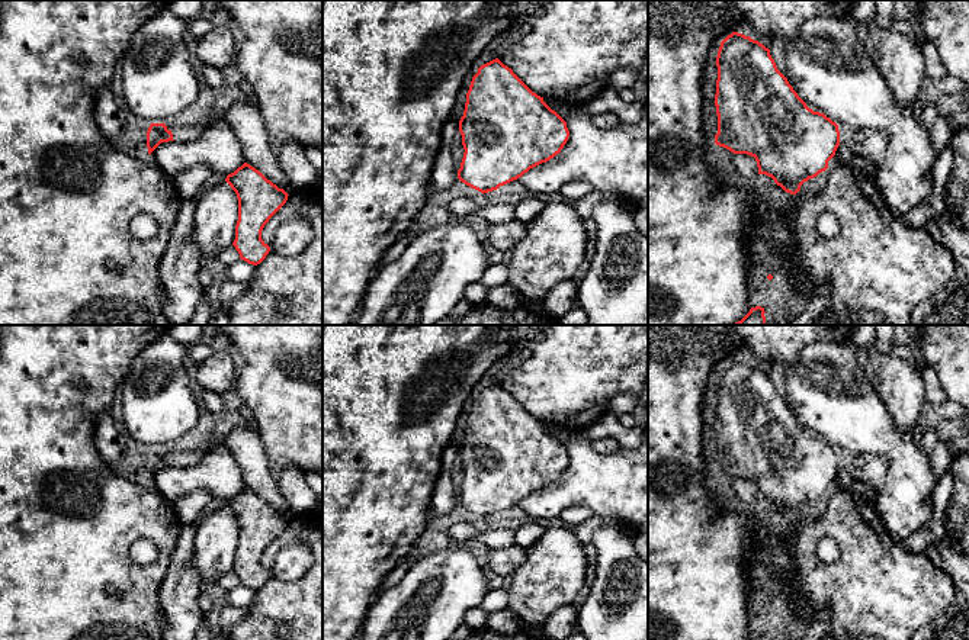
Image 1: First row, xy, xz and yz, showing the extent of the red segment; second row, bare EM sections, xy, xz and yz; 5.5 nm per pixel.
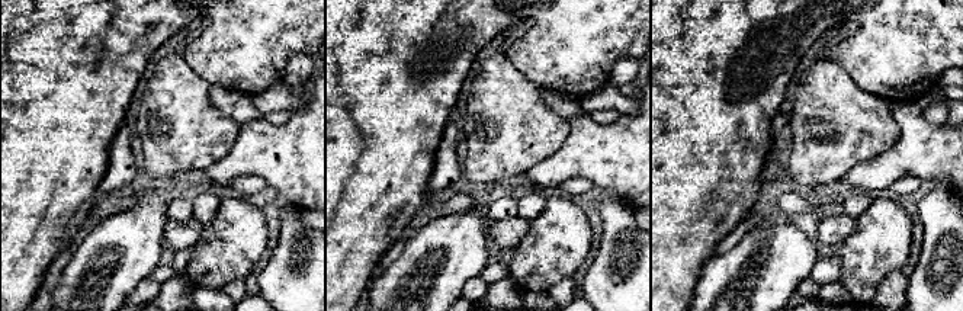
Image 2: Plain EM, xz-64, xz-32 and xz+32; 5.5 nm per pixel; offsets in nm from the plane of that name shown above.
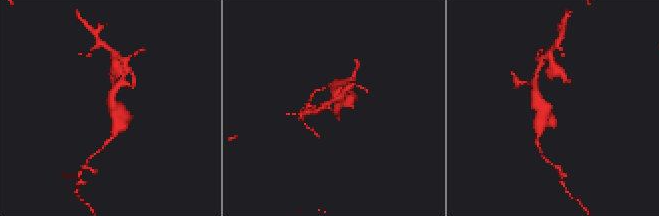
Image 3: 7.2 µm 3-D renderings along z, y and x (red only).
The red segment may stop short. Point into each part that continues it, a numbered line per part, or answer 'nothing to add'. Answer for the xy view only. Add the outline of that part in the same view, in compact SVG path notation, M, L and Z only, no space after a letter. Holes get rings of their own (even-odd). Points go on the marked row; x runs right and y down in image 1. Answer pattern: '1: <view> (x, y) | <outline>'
1: xy (134, 135) | M122 109L125 129L121 136L110 138L110 144L116 148L135 148L141 154L148 154L147 148L147 131L150 122L141 119L126 109Z

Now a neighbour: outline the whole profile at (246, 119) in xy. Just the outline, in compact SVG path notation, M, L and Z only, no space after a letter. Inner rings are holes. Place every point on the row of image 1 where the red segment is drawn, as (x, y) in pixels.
M237 103L227 112L225 122L243 145L244 163L289 194L293 189L269 147L269 135L259 109L248 103Z

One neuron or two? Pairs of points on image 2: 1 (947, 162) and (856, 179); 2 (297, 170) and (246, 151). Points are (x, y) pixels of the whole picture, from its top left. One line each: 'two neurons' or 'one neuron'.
1: one neuron
2: one neuron

